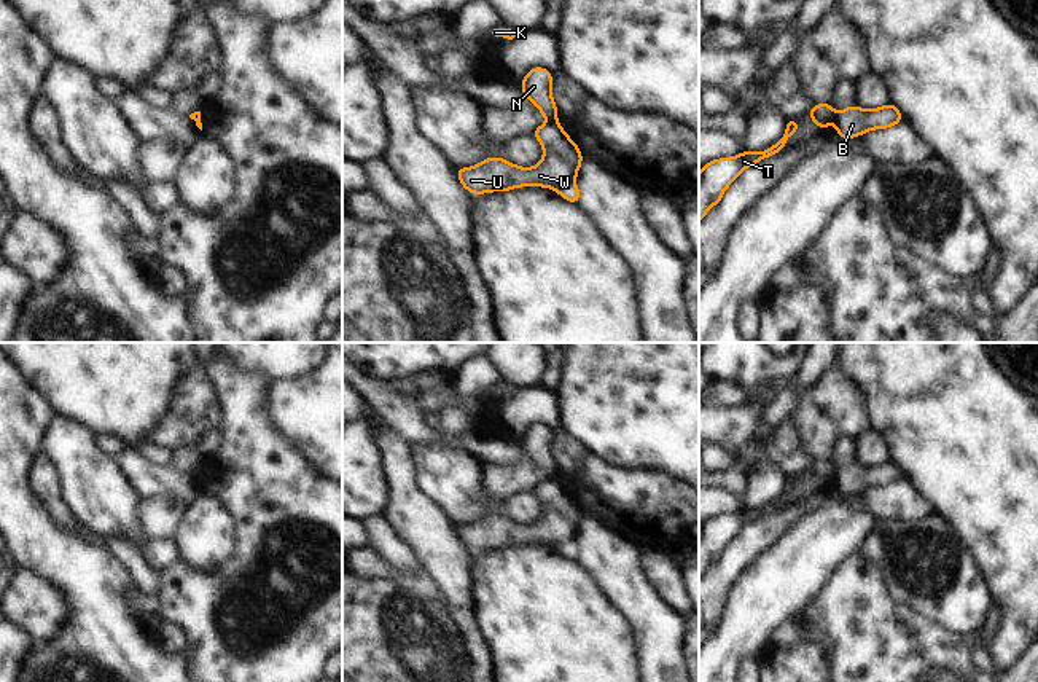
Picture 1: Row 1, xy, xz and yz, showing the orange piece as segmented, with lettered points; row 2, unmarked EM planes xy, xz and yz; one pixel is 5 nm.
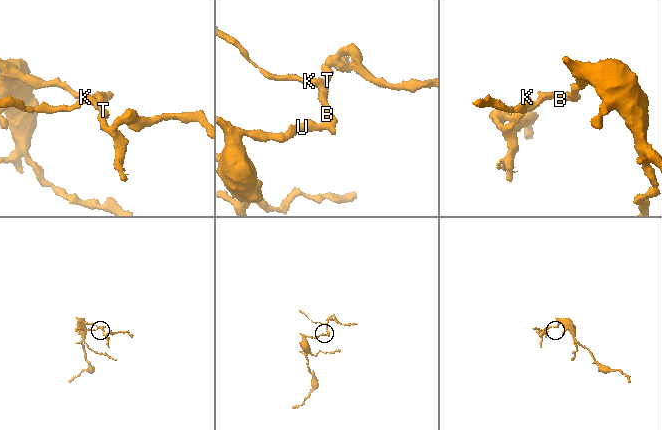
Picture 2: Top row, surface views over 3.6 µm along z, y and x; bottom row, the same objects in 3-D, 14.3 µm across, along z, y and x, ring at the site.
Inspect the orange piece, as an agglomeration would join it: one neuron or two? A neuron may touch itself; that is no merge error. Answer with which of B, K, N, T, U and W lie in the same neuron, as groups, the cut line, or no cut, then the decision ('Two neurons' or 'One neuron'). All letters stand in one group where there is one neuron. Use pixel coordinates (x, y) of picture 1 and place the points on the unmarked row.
Groups: B U W / K N T. Split along xz (556, 477), (548, 480). Two neurons

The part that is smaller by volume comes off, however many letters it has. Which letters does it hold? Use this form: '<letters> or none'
K, N, T

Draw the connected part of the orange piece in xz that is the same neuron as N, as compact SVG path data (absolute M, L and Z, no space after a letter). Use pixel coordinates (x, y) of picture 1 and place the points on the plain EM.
M543 424L532 425L524 435L521 446L529 457L537 462L548 480L557 478L557 464L554 461L552 451L552 432Z

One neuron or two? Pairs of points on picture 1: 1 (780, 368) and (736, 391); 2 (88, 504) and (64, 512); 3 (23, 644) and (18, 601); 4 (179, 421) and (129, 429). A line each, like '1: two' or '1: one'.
1: two
2: two
3: two
4: two

